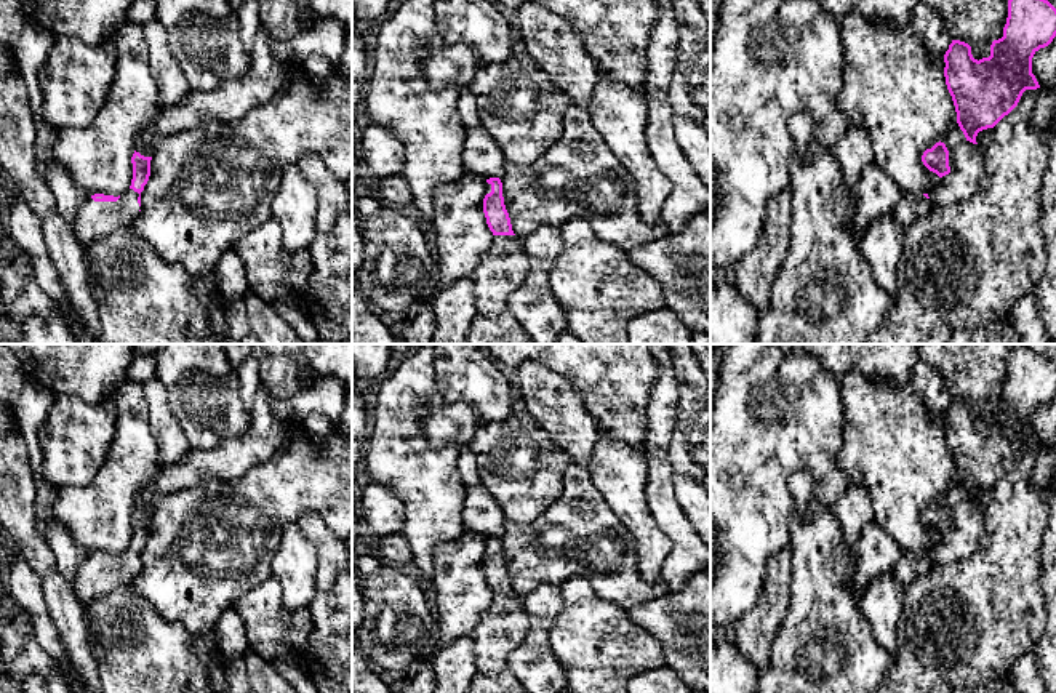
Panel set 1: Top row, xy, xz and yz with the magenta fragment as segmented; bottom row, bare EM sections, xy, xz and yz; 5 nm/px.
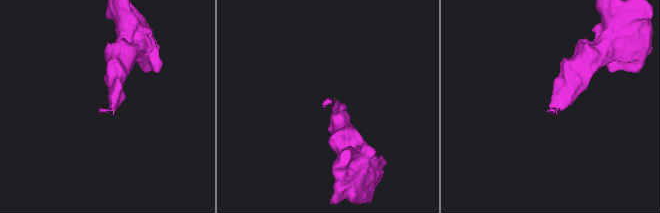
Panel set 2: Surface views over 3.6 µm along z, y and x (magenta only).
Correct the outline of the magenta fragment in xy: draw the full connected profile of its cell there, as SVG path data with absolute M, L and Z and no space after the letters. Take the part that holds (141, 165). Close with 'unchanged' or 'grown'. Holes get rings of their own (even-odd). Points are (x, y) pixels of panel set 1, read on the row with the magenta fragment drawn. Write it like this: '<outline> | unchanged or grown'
M134 150L131 157L133 179L130 189L118 195L94 194L82 205L72 224L77 240L88 243L112 234L117 227L131 224L141 211L141 192L150 176L152 157Z | grown

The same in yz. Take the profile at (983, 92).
M1008 0L1003 37L992 42L989 58L978 61L968 43L952 40L944 77L966 141L978 144L979 131L1008 115L1026 90L1040 88L1032 58L1054 37L1056 8L1048 0Z | unchanged

